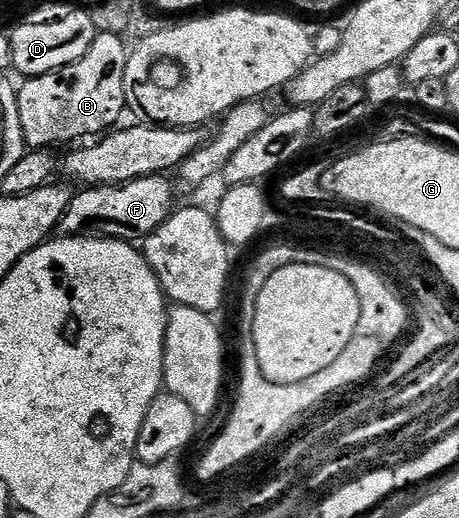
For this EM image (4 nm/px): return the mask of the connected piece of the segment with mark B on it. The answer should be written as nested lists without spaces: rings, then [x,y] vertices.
[[[100,32],[86,56],[74,60],[74,64],[21,81],[16,103],[25,147],[40,152],[59,142],[76,144],[79,138],[91,139],[111,131],[117,125],[115,122],[126,114],[128,101],[124,85],[129,53],[125,39],[119,34]]]

